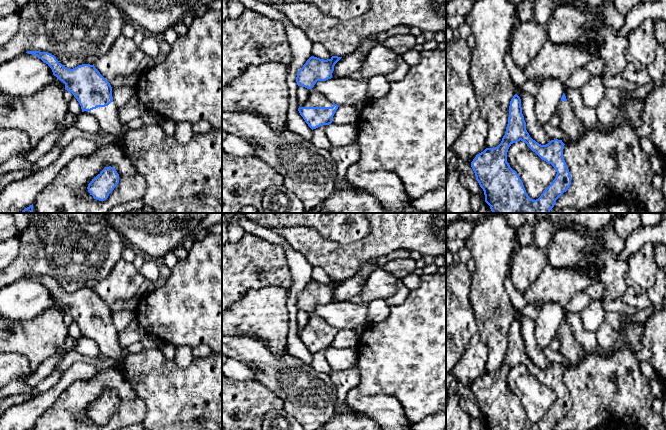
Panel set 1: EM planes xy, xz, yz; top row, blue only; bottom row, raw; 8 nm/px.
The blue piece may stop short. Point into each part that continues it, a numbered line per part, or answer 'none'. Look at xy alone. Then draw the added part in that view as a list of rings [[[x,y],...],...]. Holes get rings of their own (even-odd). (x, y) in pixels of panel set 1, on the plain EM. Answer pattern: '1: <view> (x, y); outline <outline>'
1: xy (107, 340); outline [[[114,325],[108,330],[98,331],[84,336],[92,339],[99,346],[100,353],[107,358],[117,360],[119,362],[117,368],[122,371],[123,361],[127,353],[119,344],[118,332]]]

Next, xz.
1: xz (315, 323); outline [[[310,315],[307,324],[300,331],[332,331],[333,326],[325,322],[321,317]]]

